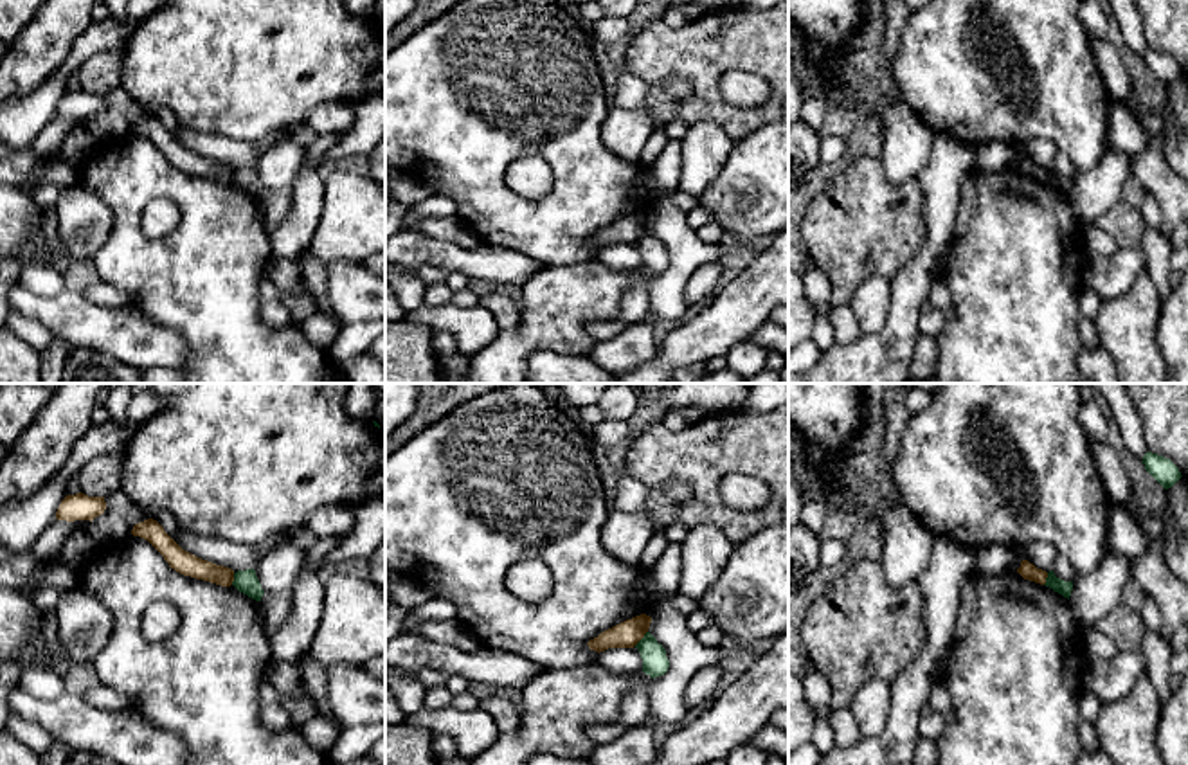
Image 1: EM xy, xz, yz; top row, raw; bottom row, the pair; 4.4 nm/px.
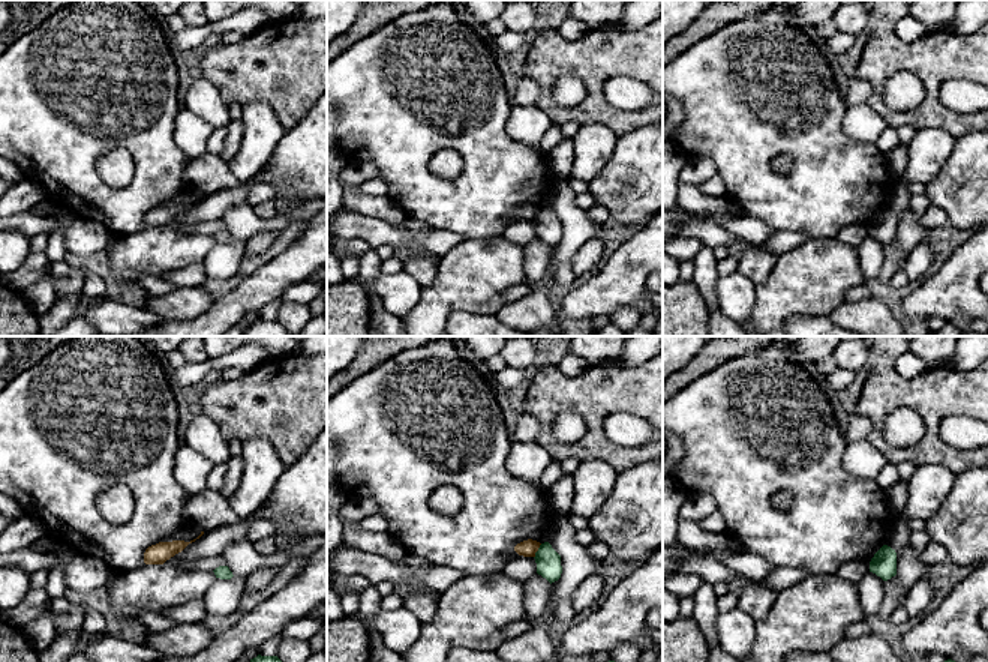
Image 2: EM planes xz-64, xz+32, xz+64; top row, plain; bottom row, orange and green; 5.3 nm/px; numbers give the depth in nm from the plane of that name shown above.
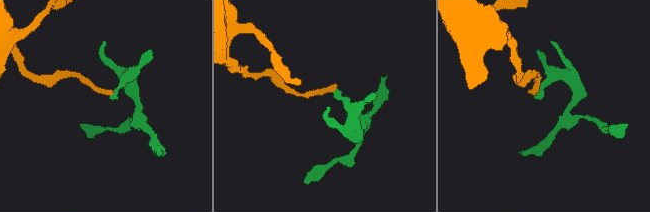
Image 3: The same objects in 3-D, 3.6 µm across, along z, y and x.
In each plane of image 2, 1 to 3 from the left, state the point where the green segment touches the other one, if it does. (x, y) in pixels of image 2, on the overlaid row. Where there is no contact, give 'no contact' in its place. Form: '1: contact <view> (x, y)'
1: no contact
2: contact xz+32 (537, 550)
3: no contact

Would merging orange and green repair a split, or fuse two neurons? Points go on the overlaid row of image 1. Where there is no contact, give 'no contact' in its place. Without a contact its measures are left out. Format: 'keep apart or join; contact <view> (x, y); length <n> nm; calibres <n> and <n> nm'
keep apart; contact xz (641, 638); length 90 nm; calibres 120 and 120 nm

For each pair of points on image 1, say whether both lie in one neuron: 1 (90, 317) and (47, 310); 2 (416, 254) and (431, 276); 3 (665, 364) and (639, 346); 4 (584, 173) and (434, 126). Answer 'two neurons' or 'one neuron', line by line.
1: one neuron
2: two neurons
3: two neurons
4: one neuron

